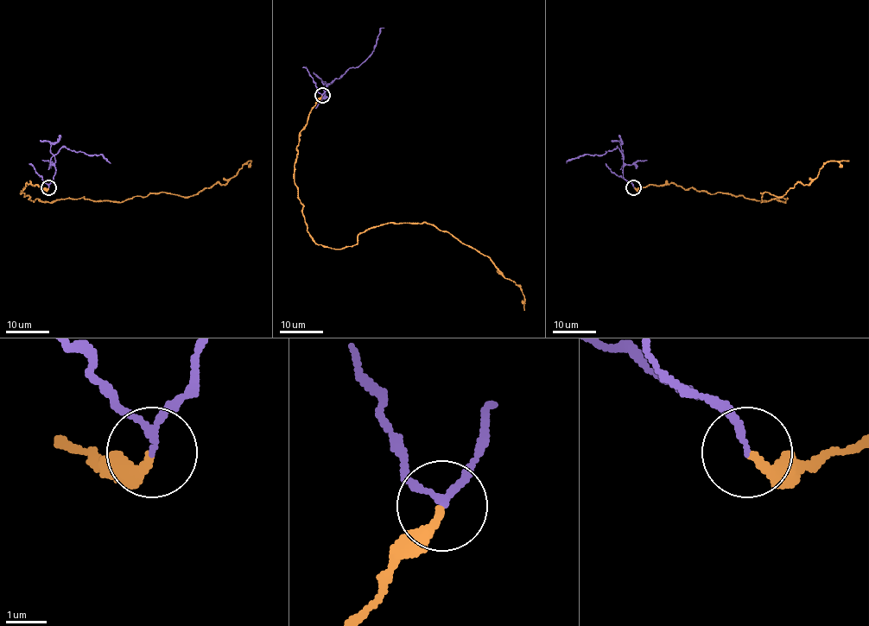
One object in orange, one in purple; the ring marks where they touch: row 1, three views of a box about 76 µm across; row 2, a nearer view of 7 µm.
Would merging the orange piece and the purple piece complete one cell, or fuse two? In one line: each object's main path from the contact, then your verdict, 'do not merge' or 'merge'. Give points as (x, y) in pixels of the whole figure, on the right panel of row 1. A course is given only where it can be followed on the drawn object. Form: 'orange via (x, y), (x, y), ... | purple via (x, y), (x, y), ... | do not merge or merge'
orange via (634, 187), (671, 183), (783, 202), (761, 202), (761, 193), (781, 197), (808, 185), (827, 162), (849, 161) | purple via (634, 187), (623, 176), (623, 154), (618, 147), (604, 154), (583, 154), (567, 163) | do not merge

